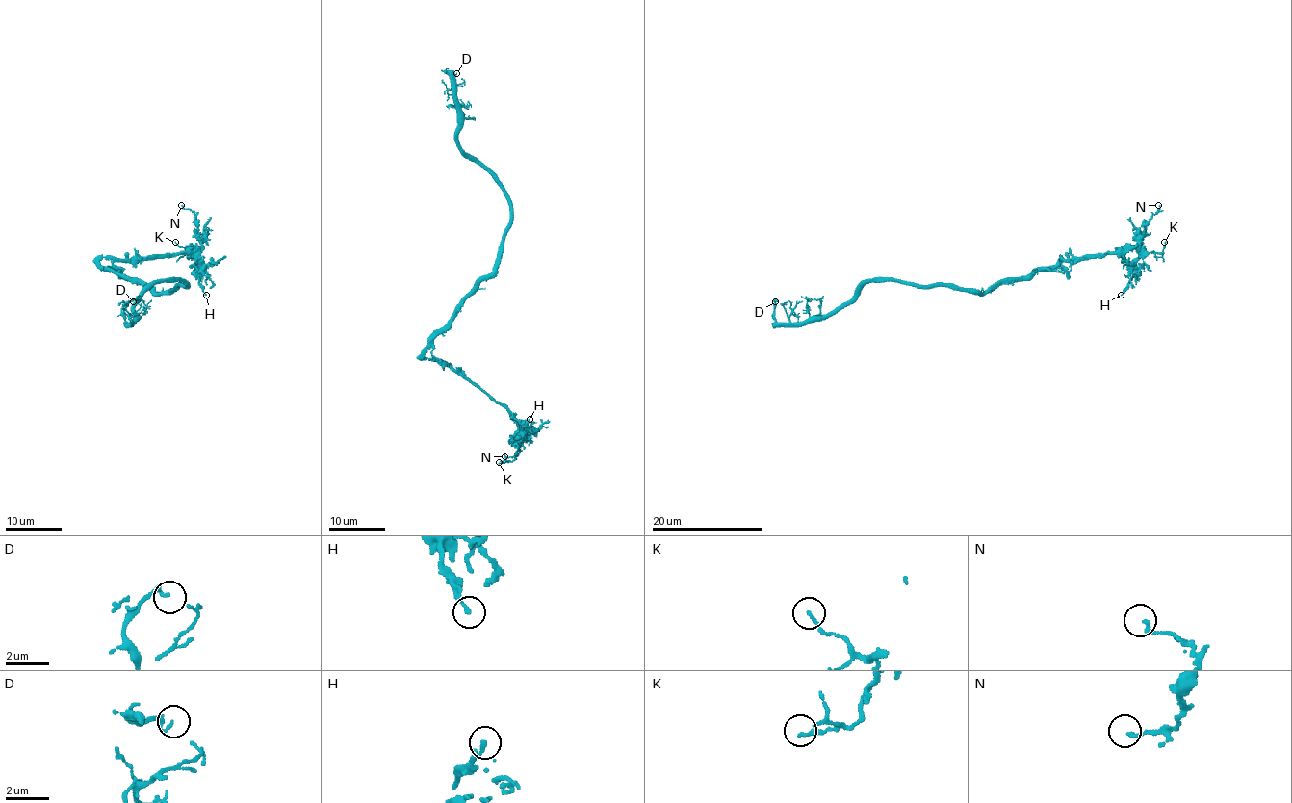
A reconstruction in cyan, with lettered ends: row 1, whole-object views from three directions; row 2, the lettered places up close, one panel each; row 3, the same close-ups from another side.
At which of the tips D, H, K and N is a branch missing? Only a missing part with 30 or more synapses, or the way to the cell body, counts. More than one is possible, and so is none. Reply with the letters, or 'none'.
none

